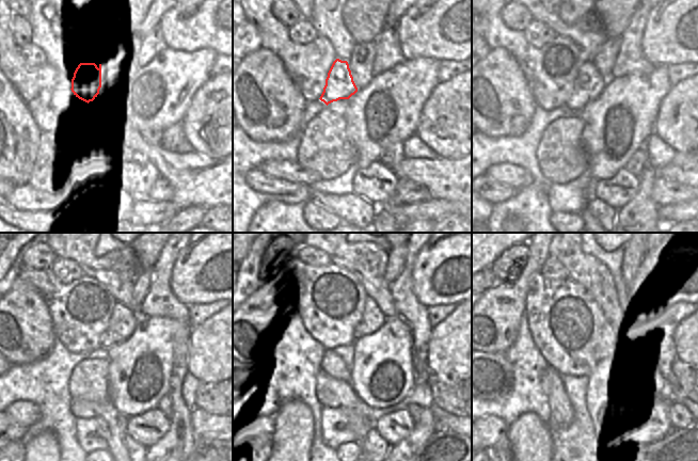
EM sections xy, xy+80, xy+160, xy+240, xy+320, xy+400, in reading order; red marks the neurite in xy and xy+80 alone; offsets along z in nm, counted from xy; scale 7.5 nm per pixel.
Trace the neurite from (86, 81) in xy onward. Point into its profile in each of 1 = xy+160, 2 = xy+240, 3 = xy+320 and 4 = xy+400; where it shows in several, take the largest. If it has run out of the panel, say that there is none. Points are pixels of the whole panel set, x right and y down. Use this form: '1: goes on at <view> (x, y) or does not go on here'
1: goes on at xy+160 (589, 83)
2: goes on at xy+240 (124, 319)
3: goes on at xy+320 (373, 317)
4: goes on at xy+400 (619, 316)

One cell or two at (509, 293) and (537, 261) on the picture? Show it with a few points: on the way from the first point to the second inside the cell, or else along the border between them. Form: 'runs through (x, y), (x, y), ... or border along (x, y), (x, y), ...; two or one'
border along (524, 268), (533, 275); two

